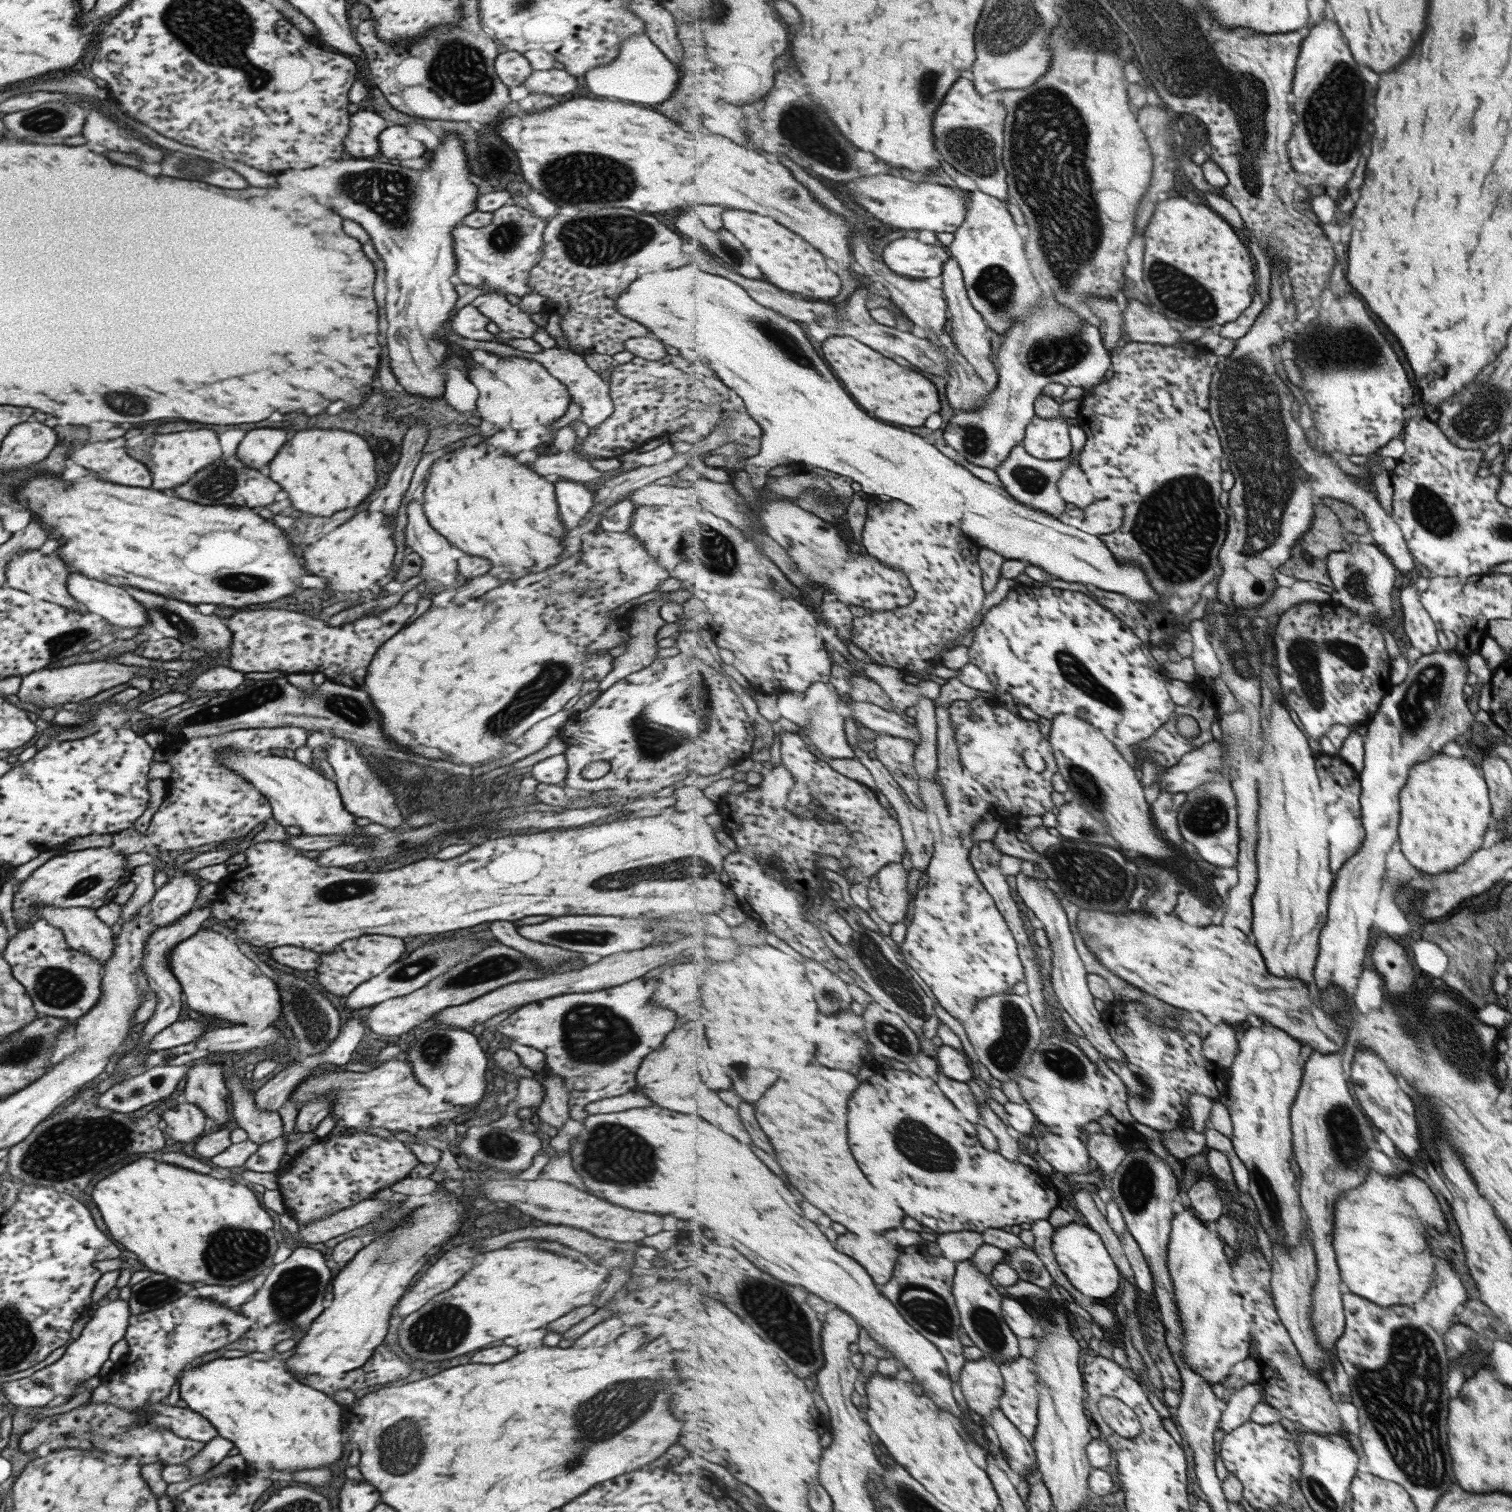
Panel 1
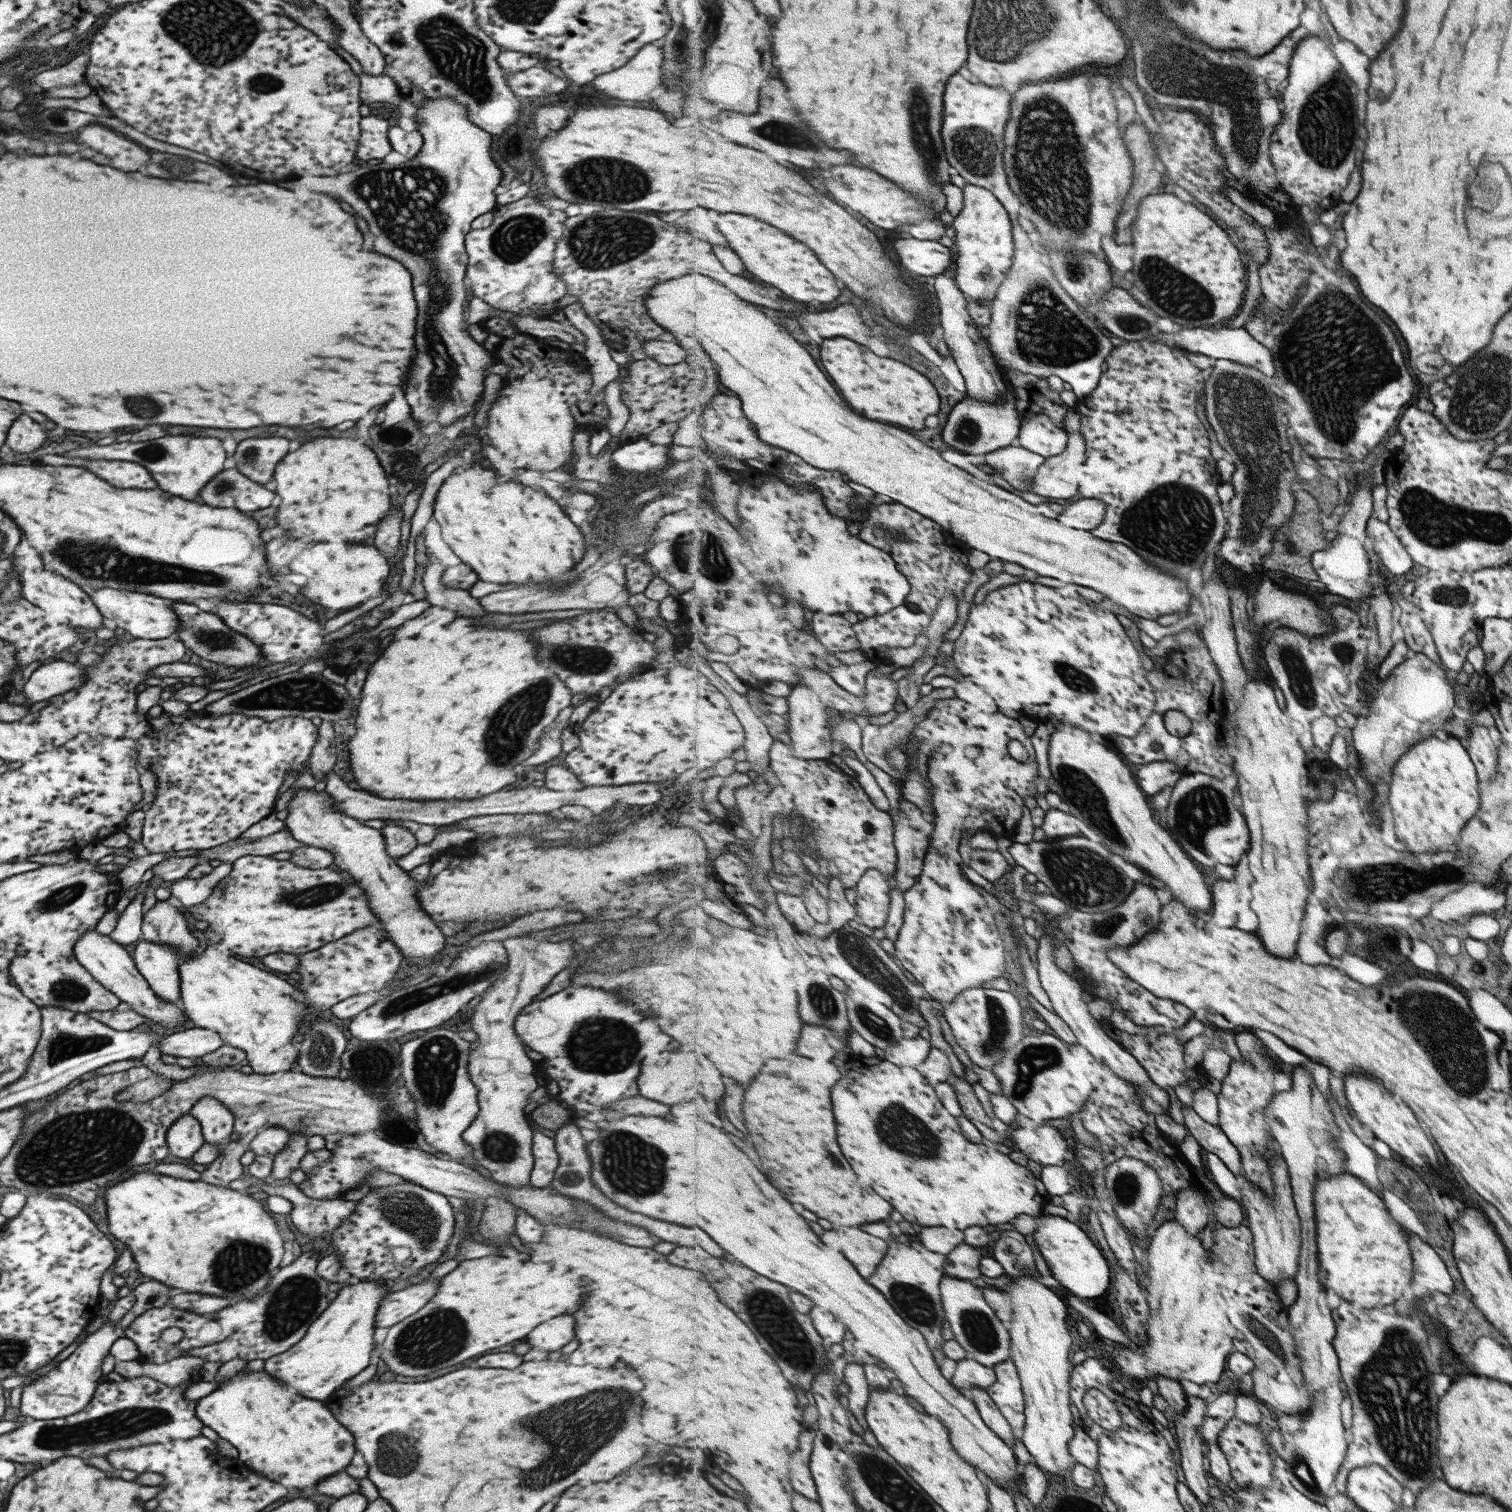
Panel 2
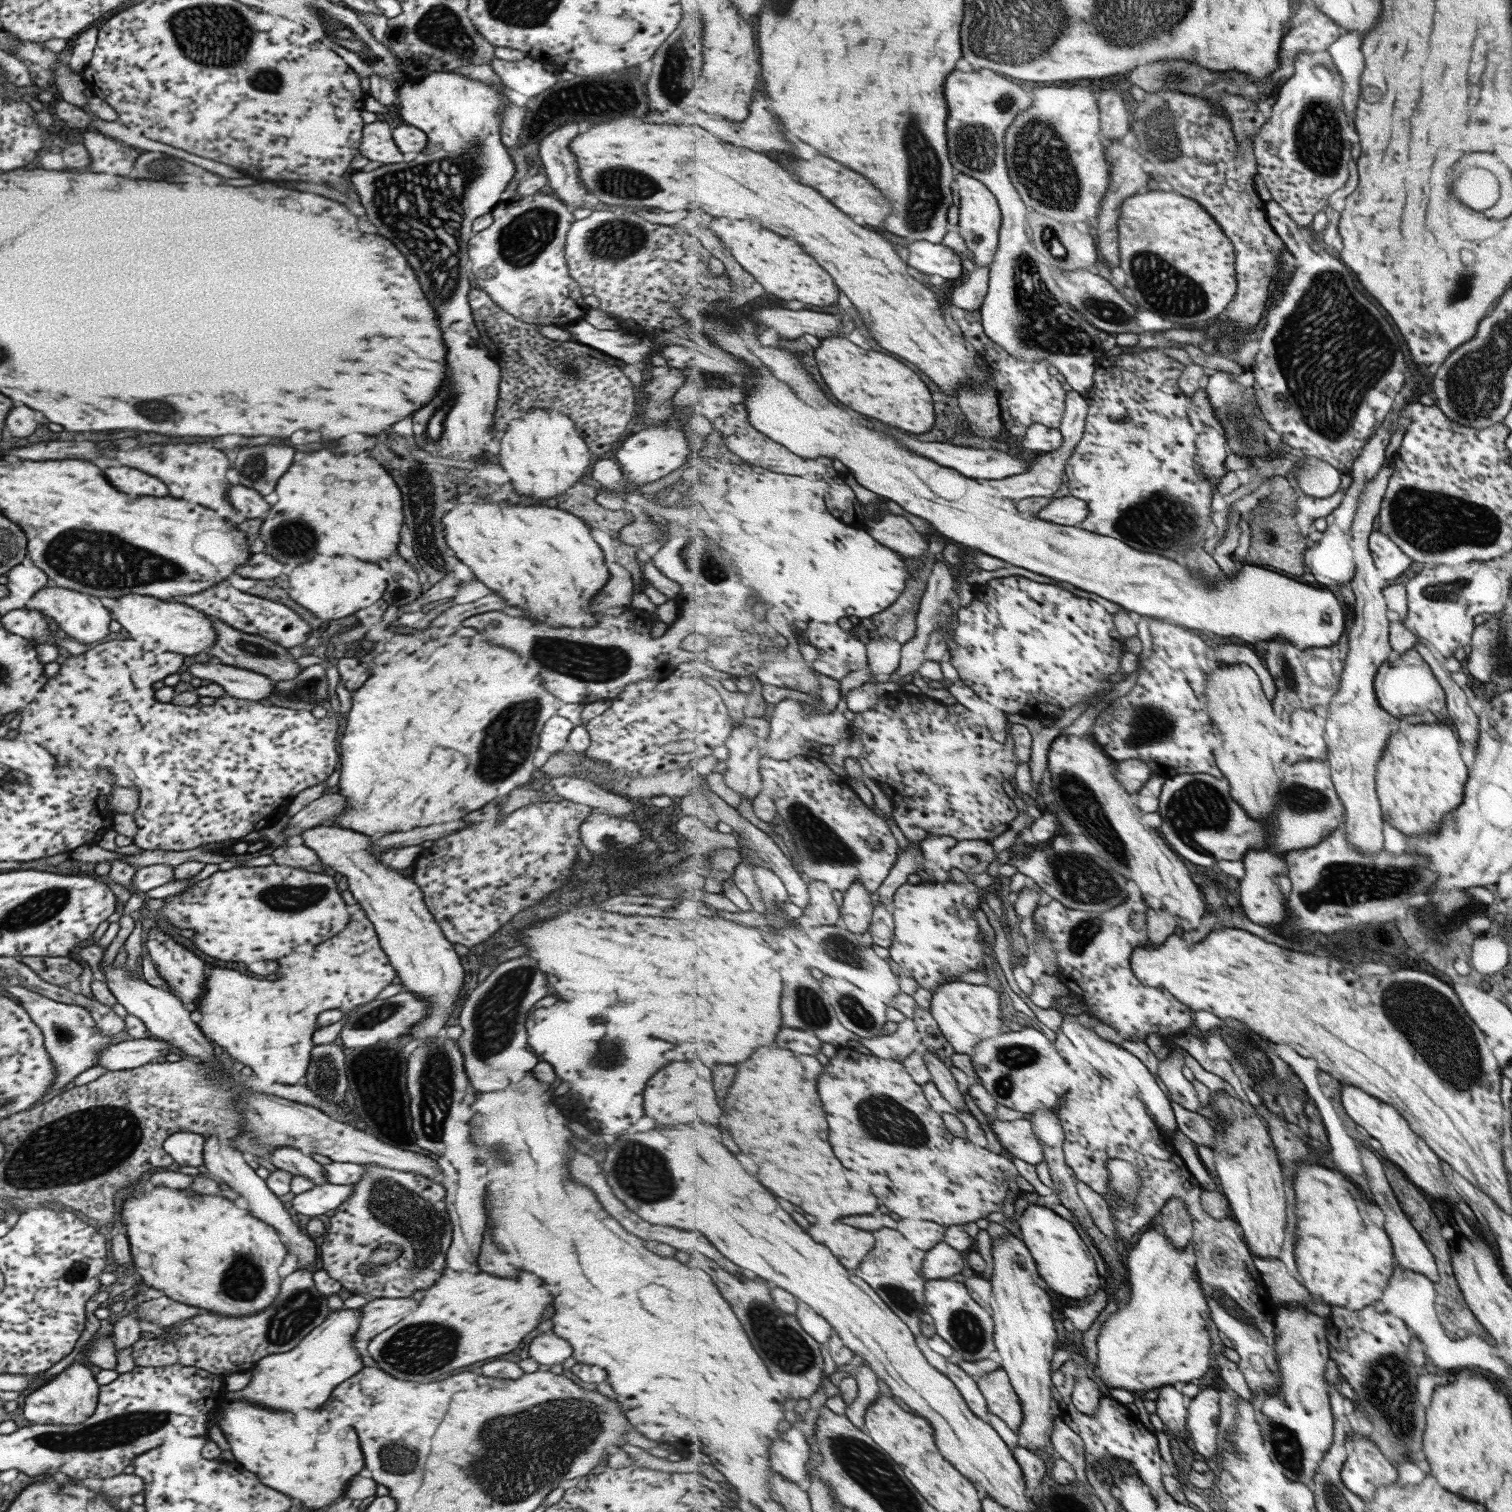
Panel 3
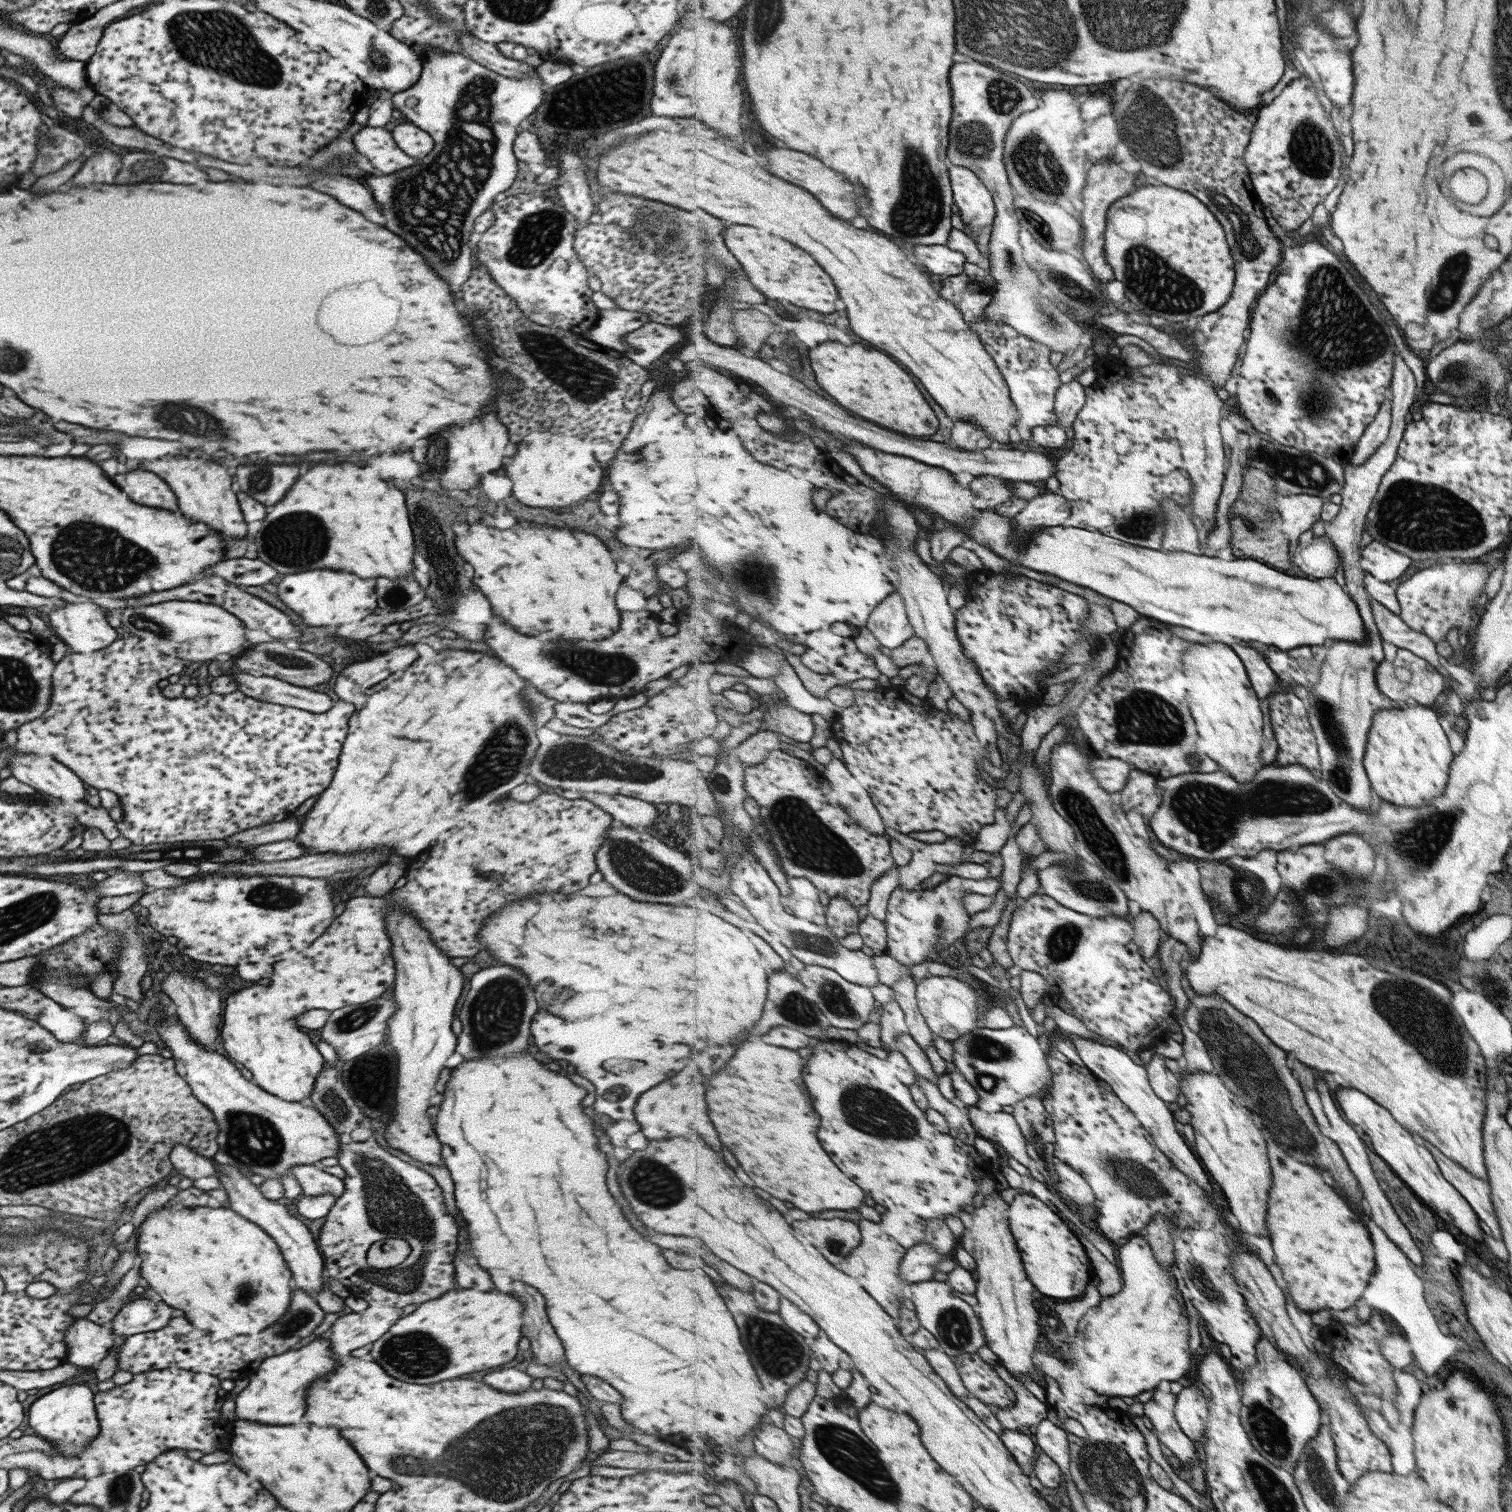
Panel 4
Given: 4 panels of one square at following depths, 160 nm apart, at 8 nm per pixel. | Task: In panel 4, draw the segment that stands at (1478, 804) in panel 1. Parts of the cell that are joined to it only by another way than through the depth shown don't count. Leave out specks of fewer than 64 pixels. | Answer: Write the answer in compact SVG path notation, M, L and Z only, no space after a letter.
M1401 703L1400 708L1382 708L1379 710L1379 720L1375 720L1375 732L1371 732L1371 752L1367 752L1367 776L1371 776L1371 788L1375 788L1375 794L1378 799L1390 802L1395 806L1425 806L1430 800L1435 799L1444 792L1447 787L1448 775L1451 774L1451 764L1455 757L1451 754L1449 742L1437 722L1437 714L1431 712L1429 707L1417 705L1415 707L1406 707Z

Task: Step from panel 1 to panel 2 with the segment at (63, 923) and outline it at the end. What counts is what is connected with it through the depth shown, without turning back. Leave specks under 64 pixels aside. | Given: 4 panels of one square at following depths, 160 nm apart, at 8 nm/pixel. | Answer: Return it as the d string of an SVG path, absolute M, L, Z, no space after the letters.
M95 929L85 931L77 940L77 944L73 946L73 957L80 966L85 968L91 978L109 989L119 1002L127 1004L133 1012L145 1017L147 1022L153 1020L163 1028L173 1028L185 1020L183 1012L179 1010L178 1006L173 1003L165 1003L155 997L148 987L147 981L135 969L131 956L119 944L115 944L115 941L111 940L109 936L100 934Z

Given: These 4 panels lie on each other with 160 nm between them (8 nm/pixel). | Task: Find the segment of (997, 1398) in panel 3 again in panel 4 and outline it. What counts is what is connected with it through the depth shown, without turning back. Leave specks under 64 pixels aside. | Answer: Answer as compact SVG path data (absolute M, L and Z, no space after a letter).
M996 1365L994 1369L1014 1389L1017 1395L1017 1400L1013 1406L990 1407L998 1421L1002 1423L1002 1427L1005 1430L1017 1431L1018 1428L1041 1425L1041 1422L1045 1421L1047 1415L1050 1414L1047 1402L1041 1402L1035 1394L1031 1394L1019 1379L1011 1375L1005 1365Z

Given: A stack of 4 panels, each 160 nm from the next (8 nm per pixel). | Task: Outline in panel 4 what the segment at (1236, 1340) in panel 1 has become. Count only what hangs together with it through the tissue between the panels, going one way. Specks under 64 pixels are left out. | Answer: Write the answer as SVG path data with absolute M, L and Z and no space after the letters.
M1132 1236L1127 1243L1119 1249L1118 1258L1124 1285L1119 1294L1108 1296L1101 1306L1093 1308L1079 1324L1075 1348L1081 1346L1081 1350L1089 1352L1085 1354L1073 1354L1073 1362L1079 1372L1083 1372L1083 1380L1097 1392L1105 1396L1129 1396L1136 1400L1136 1396L1153 1390L1159 1386L1159 1382L1167 1380L1175 1382L1189 1374L1193 1368L1193 1353L1189 1348L1189 1316L1187 1310L1178 1299L1181 1292L1178 1279L1182 1276L1180 1268L1173 1265L1164 1267L1155 1256L1150 1242L1144 1237Z

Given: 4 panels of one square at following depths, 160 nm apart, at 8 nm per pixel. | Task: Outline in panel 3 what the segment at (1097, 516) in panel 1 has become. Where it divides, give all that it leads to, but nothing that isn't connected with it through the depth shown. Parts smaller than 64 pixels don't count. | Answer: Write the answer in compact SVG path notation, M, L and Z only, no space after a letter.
M1067 496L1050 501L1049 506L1045 506L1039 511L1039 516L1043 520L1053 520L1057 524L1067 524L1067 526L1079 526L1083 520L1087 520L1090 515L1090 504L1073 496Z

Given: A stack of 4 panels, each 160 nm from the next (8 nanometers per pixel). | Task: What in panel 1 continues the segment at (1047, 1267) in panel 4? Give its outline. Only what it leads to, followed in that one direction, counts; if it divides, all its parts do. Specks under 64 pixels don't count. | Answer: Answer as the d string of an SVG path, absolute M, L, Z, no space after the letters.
M1075 1222L1056 1227L1056 1235L1053 1237L1053 1252L1075 1288L1091 1298L1109 1298L1119 1292L1121 1288L1122 1271L1111 1256L1102 1236L1091 1227Z

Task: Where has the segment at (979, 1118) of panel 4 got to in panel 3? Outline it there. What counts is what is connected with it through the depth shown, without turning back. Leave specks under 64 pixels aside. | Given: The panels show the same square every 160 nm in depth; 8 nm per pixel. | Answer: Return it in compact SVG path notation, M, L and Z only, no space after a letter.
M989 1118L989 1126L1001 1142L1004 1152L1010 1152L1015 1157L1033 1165L1045 1161L1043 1145L1029 1119L1001 1121Z

